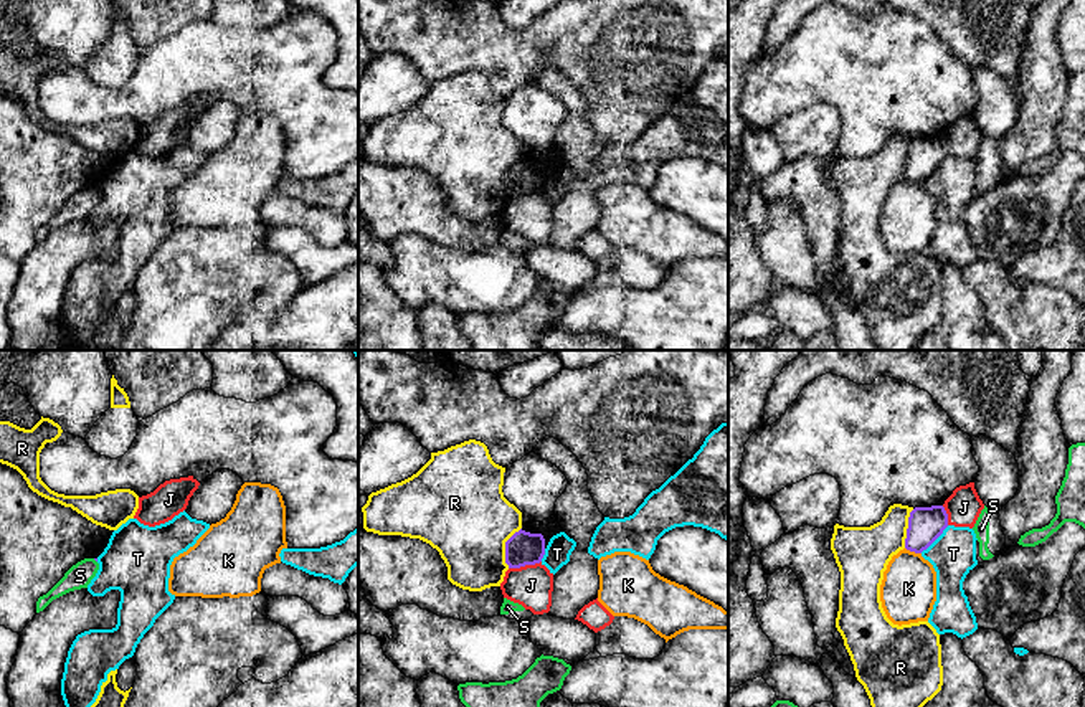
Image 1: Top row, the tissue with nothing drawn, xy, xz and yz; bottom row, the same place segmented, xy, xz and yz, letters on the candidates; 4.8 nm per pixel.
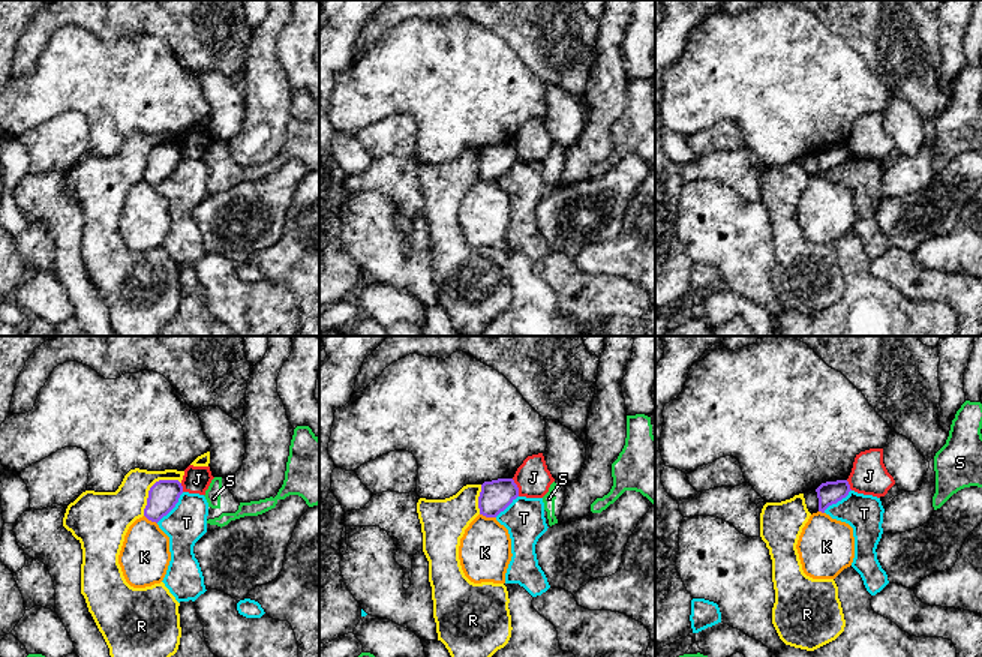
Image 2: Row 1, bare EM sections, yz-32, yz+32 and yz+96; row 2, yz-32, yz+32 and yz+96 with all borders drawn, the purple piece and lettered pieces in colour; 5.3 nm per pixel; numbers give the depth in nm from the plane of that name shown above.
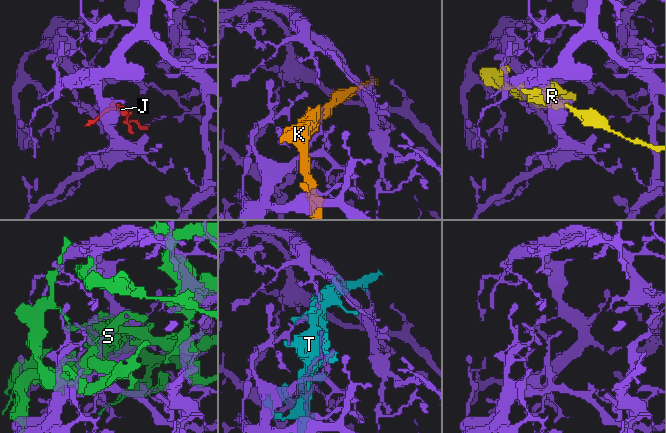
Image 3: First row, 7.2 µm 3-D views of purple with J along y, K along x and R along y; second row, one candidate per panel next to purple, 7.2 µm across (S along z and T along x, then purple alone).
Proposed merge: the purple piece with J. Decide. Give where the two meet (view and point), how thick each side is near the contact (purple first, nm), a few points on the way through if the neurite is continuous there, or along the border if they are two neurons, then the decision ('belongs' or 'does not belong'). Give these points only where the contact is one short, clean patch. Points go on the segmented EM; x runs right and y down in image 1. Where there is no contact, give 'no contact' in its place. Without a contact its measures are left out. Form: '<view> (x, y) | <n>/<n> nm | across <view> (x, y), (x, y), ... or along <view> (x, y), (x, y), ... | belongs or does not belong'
xz (524, 565) | 160/200 nm | along xz (540, 560), (509, 569) | does not belong

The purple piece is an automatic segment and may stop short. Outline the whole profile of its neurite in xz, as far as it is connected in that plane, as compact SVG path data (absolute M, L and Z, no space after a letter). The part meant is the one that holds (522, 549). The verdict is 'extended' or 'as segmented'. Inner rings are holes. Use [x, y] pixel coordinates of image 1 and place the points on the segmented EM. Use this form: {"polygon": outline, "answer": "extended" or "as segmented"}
{"polygon": "M520 529L505 542L505 563L509 568L540 563L543 555L545 539L542 534L530 534Z", "answer": "as segmented"}

